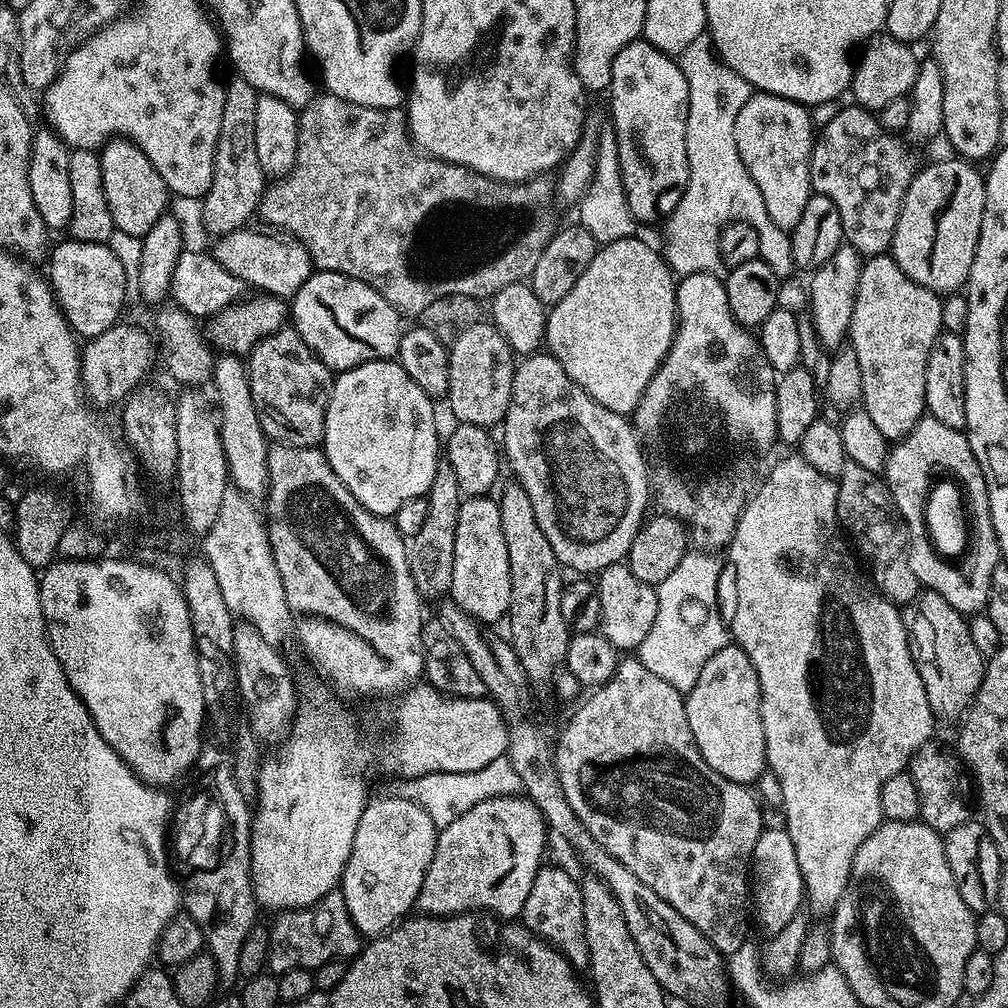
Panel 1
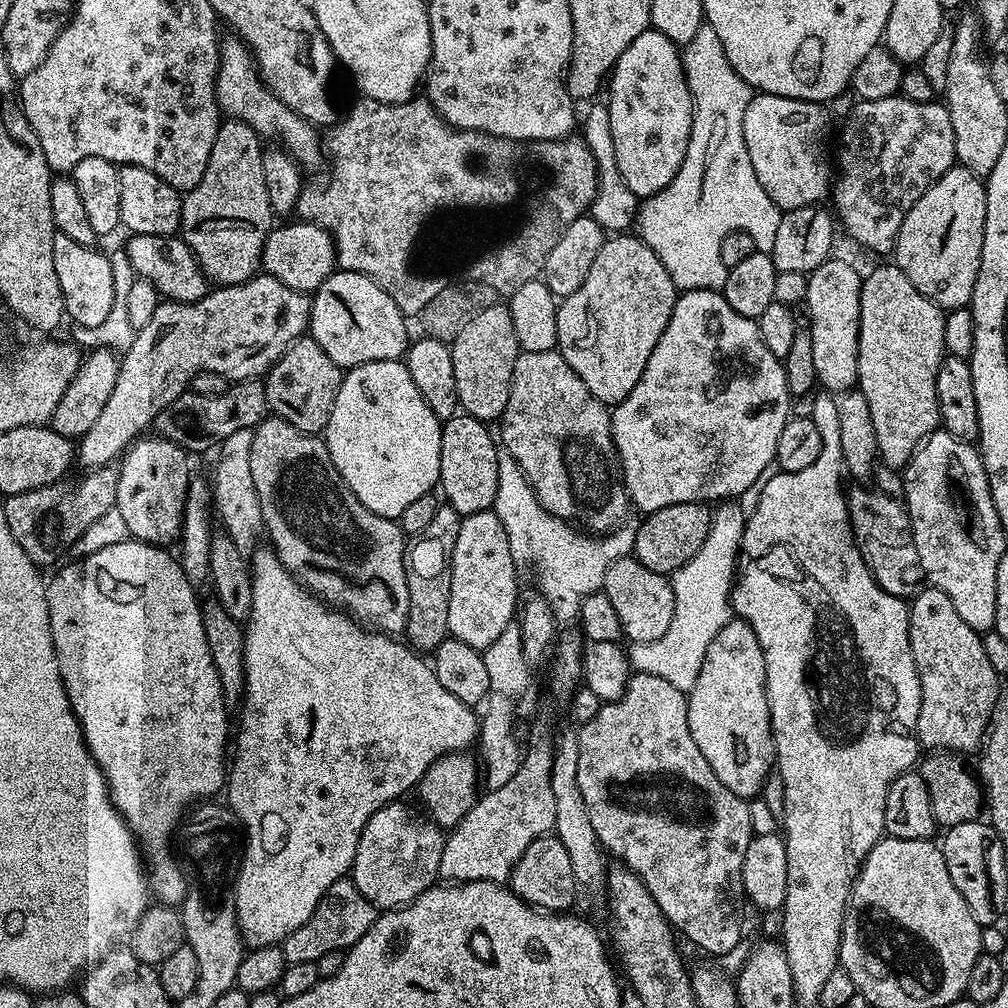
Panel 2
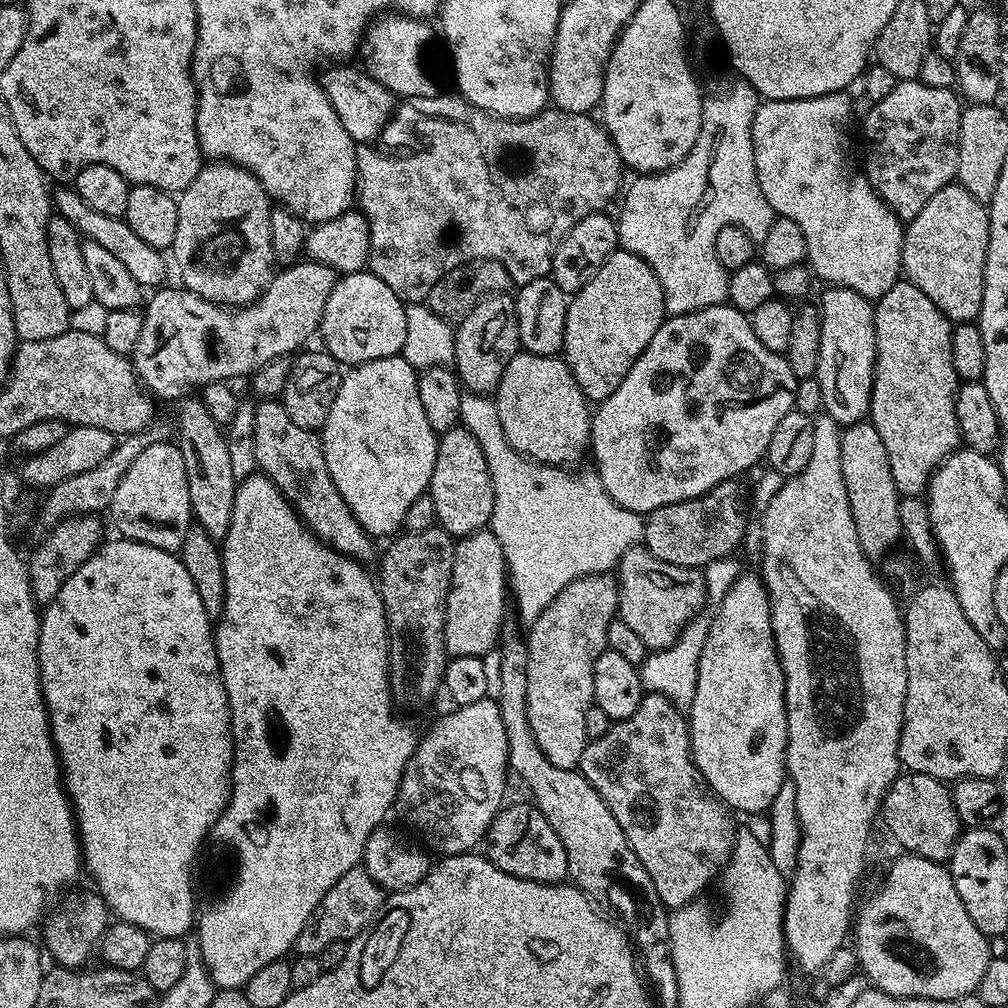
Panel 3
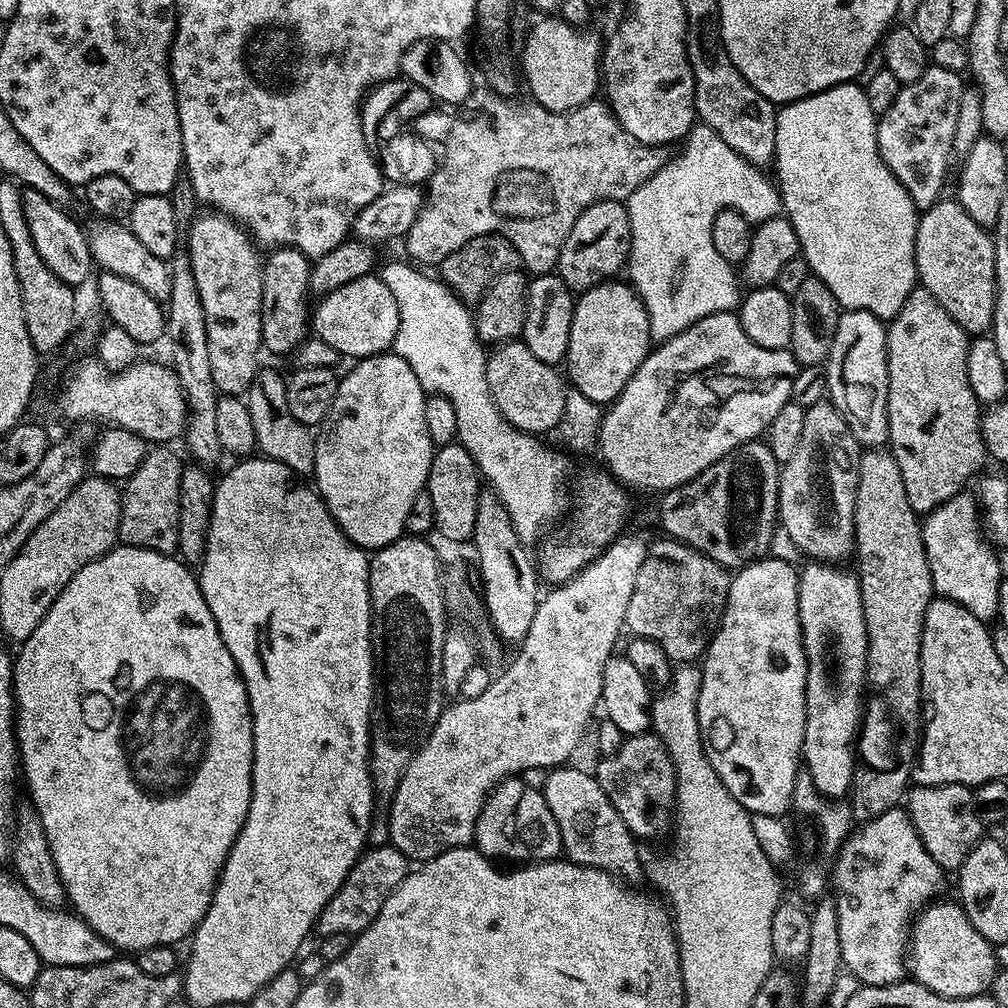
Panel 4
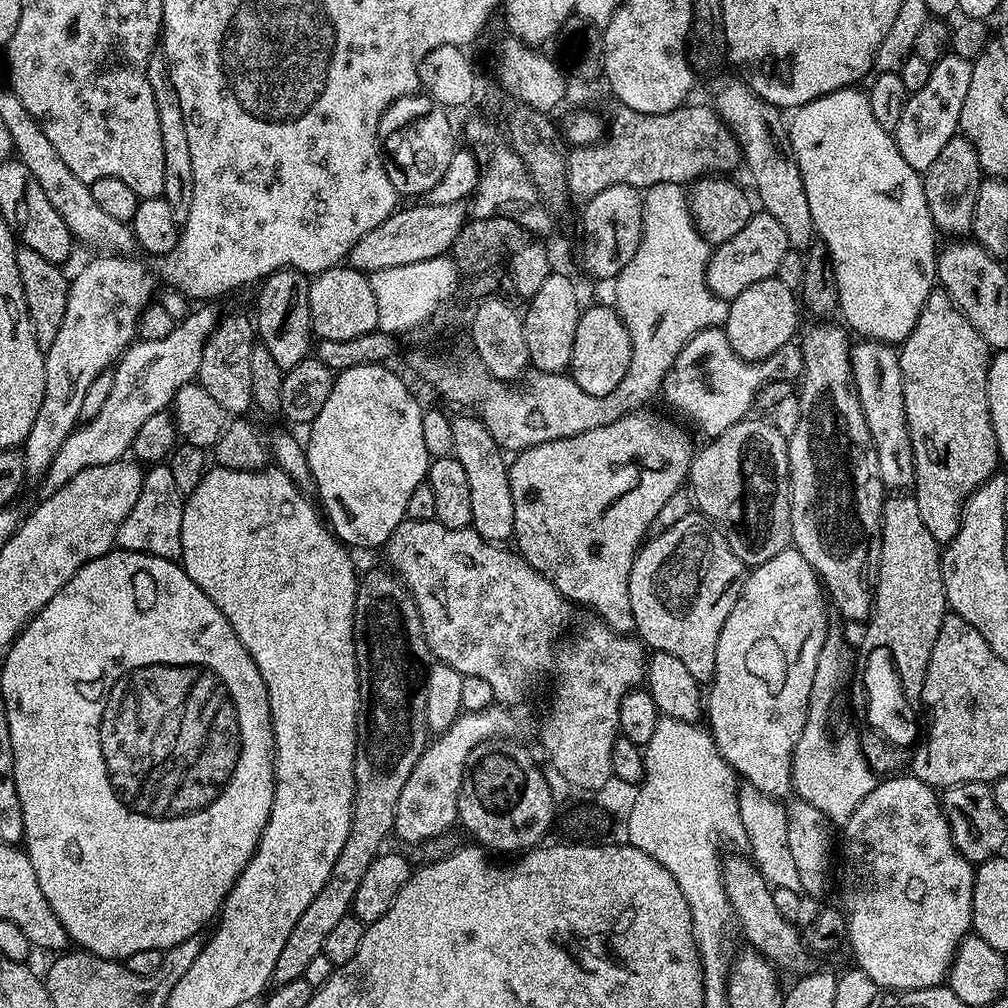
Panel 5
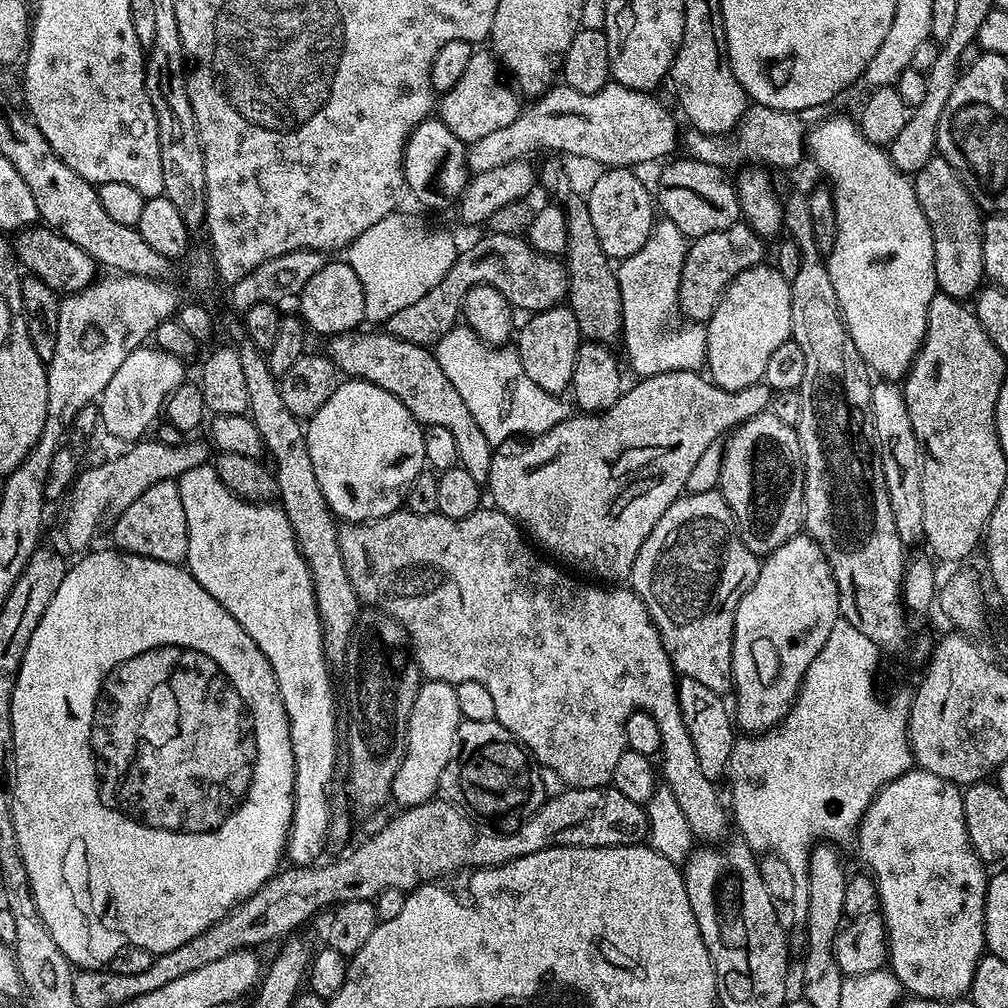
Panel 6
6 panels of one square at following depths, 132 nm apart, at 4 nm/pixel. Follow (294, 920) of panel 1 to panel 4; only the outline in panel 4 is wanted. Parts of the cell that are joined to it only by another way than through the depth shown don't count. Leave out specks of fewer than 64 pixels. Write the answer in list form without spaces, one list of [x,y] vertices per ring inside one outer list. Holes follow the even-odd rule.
[[[391,843],[369,847],[356,861],[350,874],[346,874],[334,898],[326,902],[322,914],[316,920],[315,931],[320,932],[321,937],[330,934],[346,934],[353,938],[359,936],[376,921],[382,906],[386,906],[386,898],[390,898],[390,894],[398,890],[409,871],[410,860]]]

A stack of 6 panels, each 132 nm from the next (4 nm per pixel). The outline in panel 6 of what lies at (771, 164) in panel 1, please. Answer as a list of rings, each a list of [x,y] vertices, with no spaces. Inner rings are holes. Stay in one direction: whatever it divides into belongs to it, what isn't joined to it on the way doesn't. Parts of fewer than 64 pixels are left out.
[[[834,116],[827,120],[809,131],[806,148],[810,160],[812,156],[821,174],[829,180],[825,181],[830,185],[834,198],[838,238],[834,250],[826,258],[830,282],[834,282],[840,315],[848,327],[850,338],[854,338],[854,346],[858,346],[858,354],[862,354],[865,364],[877,377],[896,382],[907,376],[924,342],[928,307],[938,291],[930,226],[926,214],[922,214],[922,206],[918,206],[915,183],[894,166],[887,151],[867,140],[860,133],[860,125],[855,119]]]

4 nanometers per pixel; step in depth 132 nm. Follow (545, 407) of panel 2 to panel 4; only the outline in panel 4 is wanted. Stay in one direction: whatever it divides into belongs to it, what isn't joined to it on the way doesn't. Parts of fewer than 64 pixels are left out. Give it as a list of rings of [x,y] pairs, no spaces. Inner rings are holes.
[[[519,339],[495,345],[487,357],[486,382],[490,382],[490,394],[498,410],[502,410],[506,422],[523,432],[551,433],[566,406],[565,377],[561,373],[560,377],[553,365],[534,358],[534,354],[530,354],[528,347]]]

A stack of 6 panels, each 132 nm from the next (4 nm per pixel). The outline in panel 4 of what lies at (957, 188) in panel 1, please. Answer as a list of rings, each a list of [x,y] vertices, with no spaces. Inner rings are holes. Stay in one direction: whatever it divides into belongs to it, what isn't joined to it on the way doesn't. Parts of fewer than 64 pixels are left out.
[[[941,198],[917,219],[916,279],[969,337],[985,335],[991,329],[996,309],[996,241],[989,229],[978,226],[962,210],[959,200]]]

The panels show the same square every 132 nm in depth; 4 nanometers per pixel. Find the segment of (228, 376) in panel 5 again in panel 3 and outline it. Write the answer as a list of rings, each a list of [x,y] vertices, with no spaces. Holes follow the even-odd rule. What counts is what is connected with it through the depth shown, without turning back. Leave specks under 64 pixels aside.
[[[208,162],[201,167],[194,182],[179,193],[176,205],[178,231],[174,233],[170,256],[173,256],[175,271],[176,268],[180,271],[179,283],[198,294],[198,298],[223,304],[225,308],[244,308],[253,304],[272,281],[277,267],[276,255],[270,246],[270,218],[274,204],[262,182],[258,182],[253,172],[247,172],[239,164]]]

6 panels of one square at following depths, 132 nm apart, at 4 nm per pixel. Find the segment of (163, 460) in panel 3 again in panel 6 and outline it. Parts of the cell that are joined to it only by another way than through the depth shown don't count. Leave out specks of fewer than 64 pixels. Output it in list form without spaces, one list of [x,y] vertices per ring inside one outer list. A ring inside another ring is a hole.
[[[175,480],[154,482],[146,494],[138,494],[120,516],[115,517],[112,540],[117,549],[130,556],[154,558],[158,562],[183,565],[188,559],[186,509],[182,507],[182,494]]]

